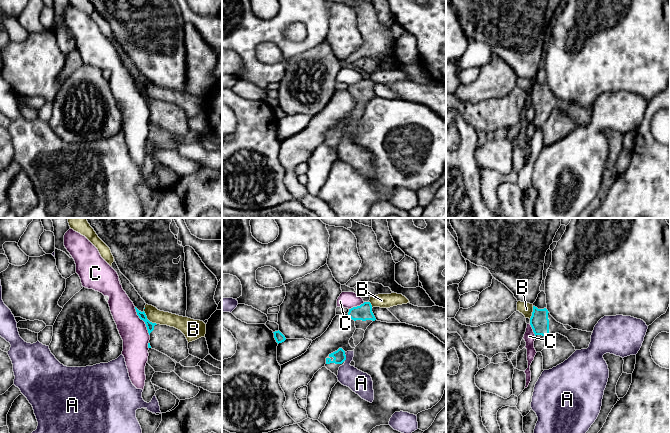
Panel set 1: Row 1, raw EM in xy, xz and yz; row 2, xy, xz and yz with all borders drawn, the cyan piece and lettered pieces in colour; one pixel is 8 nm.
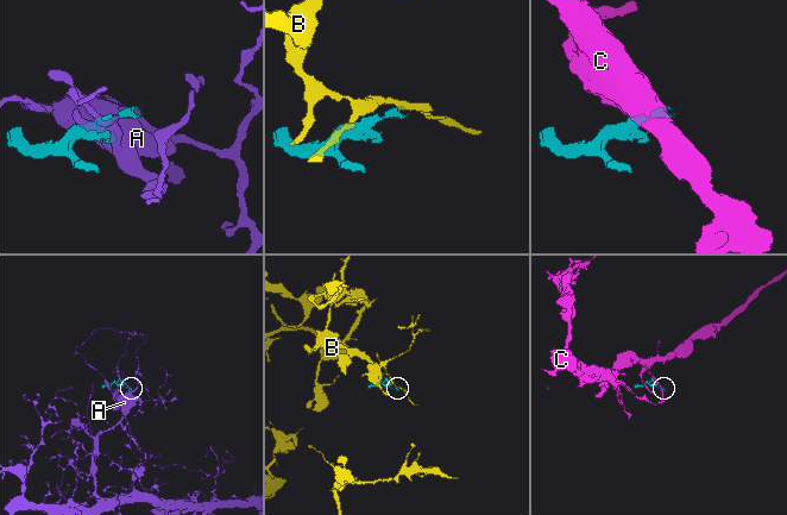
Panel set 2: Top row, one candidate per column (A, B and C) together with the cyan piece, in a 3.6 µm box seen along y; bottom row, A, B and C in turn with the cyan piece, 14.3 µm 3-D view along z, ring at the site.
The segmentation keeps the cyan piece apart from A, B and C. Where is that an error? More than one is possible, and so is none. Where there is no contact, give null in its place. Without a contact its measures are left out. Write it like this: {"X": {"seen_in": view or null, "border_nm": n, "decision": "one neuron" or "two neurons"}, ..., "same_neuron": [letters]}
{"A": {"seen_in": "xz", "border_nm": 70, "decision": "two neurons"}, "B": {"seen_in": "xy", "border_nm": 160, "decision": "two neurons"}, "C": {"seen_in": "xy", "border_nm": 260, "decision": "two neurons"}, "same_neuron": []}

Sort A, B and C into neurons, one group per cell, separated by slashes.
A / B / C

